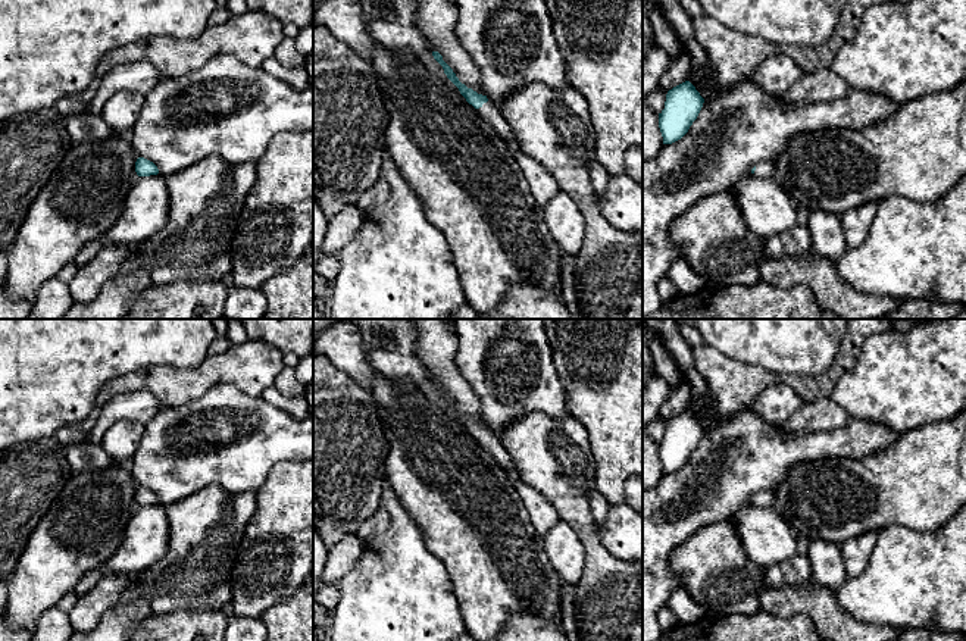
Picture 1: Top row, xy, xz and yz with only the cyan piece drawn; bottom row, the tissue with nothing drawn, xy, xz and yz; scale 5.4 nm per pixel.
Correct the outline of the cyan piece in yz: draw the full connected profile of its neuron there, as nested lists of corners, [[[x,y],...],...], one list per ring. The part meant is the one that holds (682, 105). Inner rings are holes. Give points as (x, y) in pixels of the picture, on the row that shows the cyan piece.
[[[690,81],[668,91],[665,109],[659,113],[659,128],[663,144],[672,144],[688,132],[703,103],[704,99]]]

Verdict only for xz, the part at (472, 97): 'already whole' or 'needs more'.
needs more

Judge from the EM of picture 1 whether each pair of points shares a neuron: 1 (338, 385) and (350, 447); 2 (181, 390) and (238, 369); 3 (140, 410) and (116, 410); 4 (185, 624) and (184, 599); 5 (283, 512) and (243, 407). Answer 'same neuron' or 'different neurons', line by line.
1: same neuron
2: same neuron
3: same neuron
4: different neurons
5: different neurons

